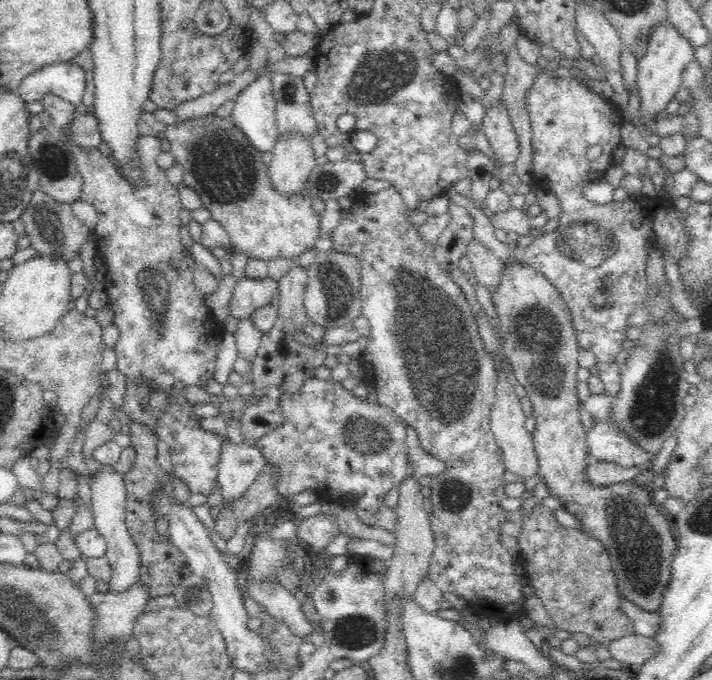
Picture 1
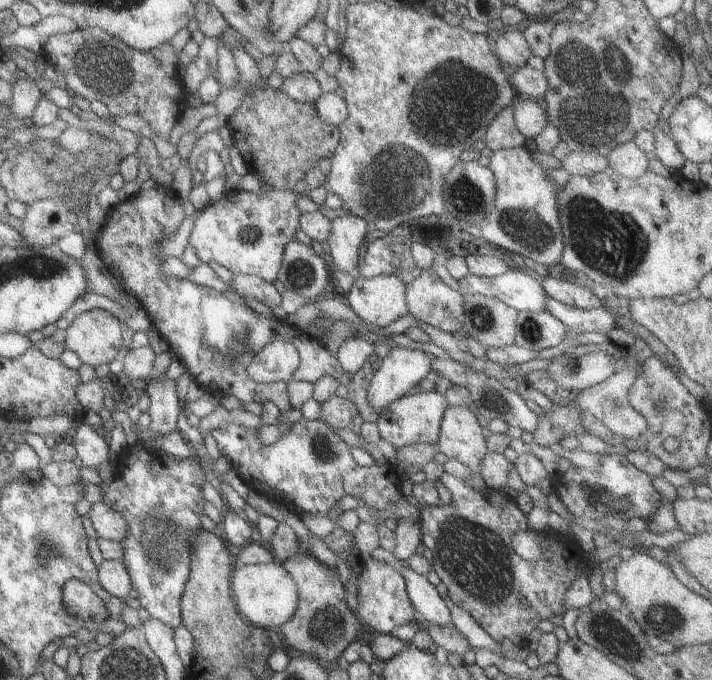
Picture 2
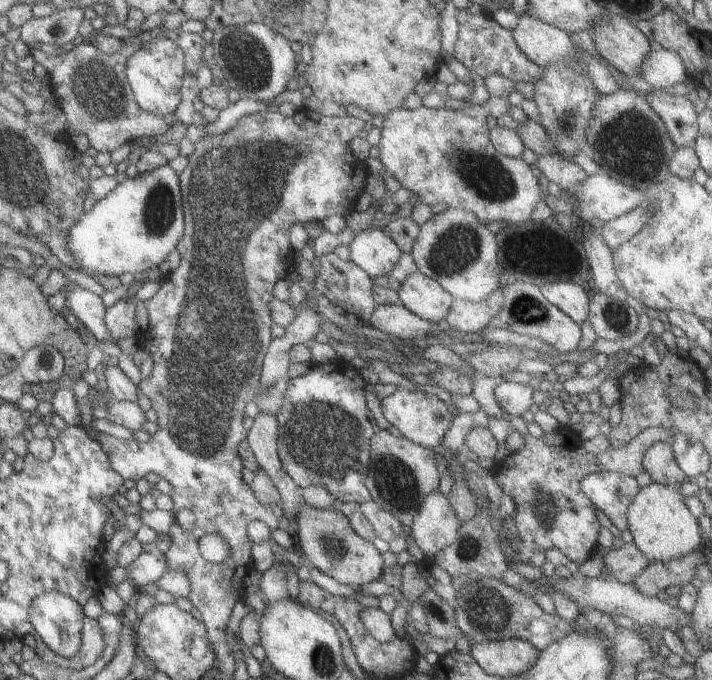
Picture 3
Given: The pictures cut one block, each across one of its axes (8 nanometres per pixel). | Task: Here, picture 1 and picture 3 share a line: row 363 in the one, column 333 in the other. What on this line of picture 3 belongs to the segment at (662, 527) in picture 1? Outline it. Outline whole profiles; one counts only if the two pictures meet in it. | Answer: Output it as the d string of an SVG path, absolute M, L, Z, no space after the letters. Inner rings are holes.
M302 502L297 508L293 522L297 526L297 532L293 532L296 542L294 550L310 568L316 568L321 574L326 574L339 584L348 584L353 588L379 579L385 568L381 555L375 550L372 542L363 540L353 532L348 518L341 511L333 508L317 510Z

